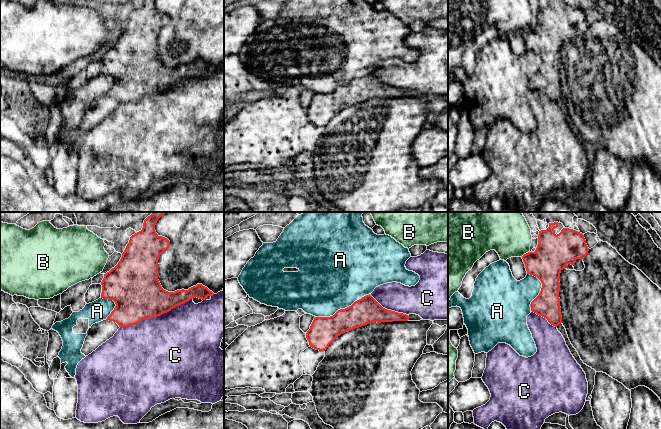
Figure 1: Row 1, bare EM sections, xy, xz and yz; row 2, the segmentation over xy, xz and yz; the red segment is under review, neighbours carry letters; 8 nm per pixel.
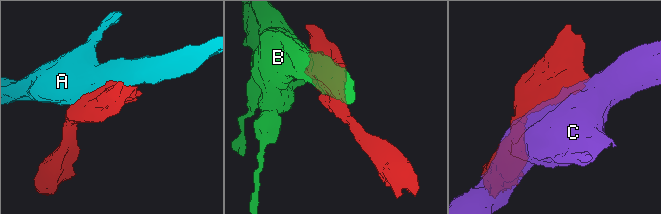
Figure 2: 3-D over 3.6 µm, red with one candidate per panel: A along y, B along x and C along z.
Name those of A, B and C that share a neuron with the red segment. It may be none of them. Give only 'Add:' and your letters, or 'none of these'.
Add: none of these

